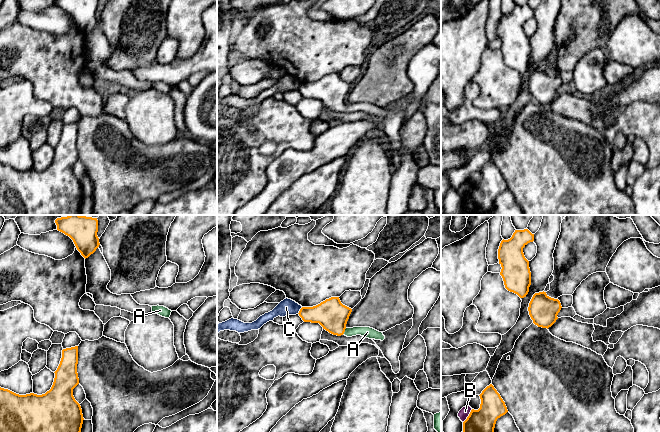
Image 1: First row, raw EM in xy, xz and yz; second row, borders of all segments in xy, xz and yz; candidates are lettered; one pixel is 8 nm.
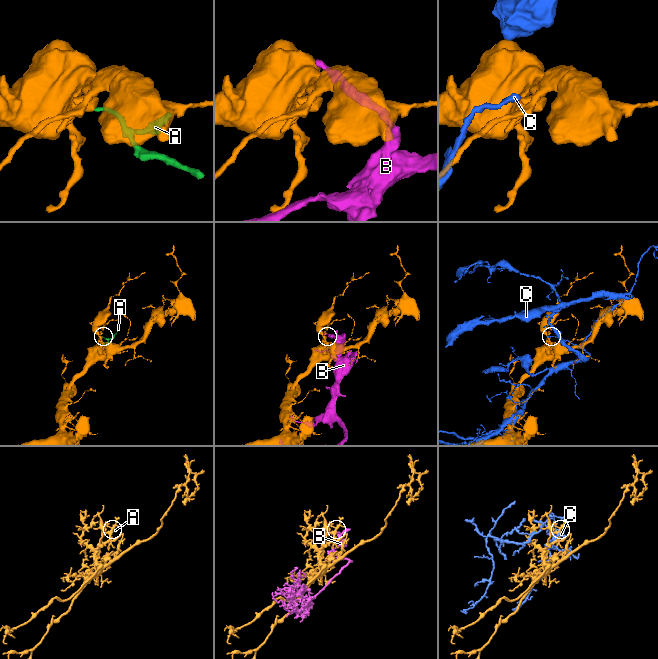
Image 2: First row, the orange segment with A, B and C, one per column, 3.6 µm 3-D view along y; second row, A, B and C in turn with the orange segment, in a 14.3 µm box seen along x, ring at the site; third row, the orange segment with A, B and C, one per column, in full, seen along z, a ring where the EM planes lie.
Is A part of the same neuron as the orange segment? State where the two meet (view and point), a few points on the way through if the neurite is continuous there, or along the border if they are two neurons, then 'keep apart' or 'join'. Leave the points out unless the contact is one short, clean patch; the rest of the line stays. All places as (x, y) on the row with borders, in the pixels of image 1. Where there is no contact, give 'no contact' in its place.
meets orange in xz at (344, 331); runs through xz (331, 314), (334, 321), (344, 331), (367, 332); join

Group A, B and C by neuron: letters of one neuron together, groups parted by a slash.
A / B / C

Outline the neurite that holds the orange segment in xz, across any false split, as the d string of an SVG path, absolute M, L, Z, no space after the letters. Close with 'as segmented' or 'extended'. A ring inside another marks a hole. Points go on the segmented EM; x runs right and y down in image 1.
M331 297L313 307L302 307L299 316L304 322L319 323L323 329L337 336L352 337L361 335L369 339L385 339L382 332L370 327L347 328L346 324L352 309L343 305L339 297Z; extended

